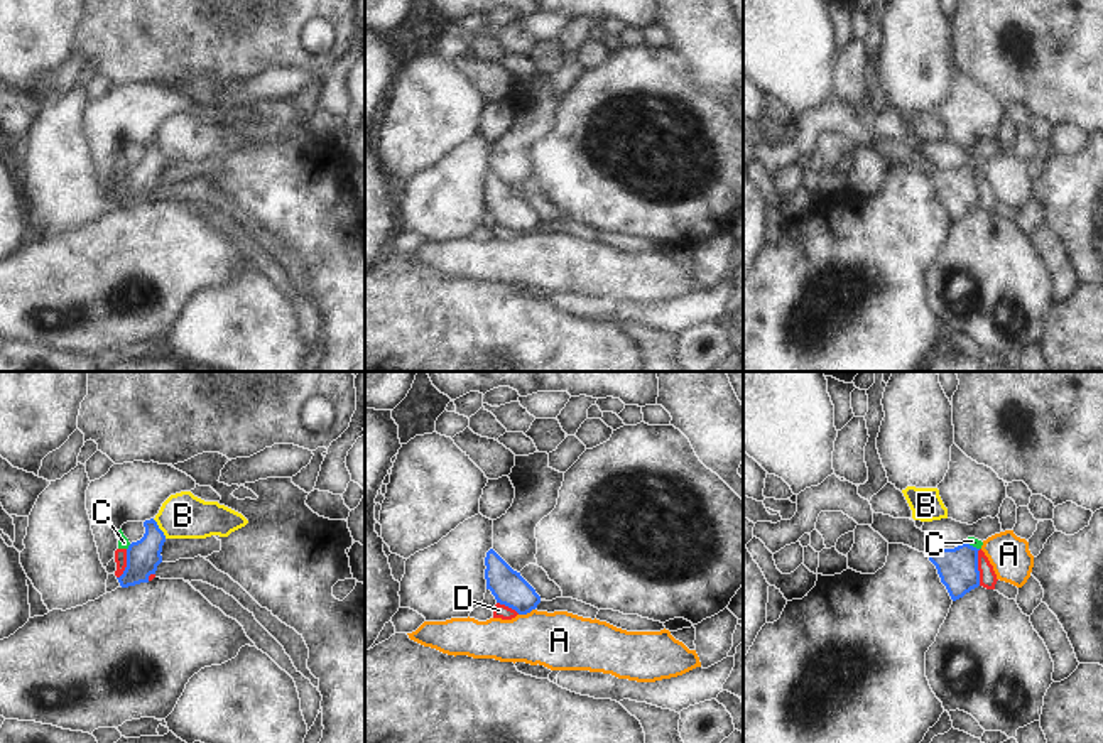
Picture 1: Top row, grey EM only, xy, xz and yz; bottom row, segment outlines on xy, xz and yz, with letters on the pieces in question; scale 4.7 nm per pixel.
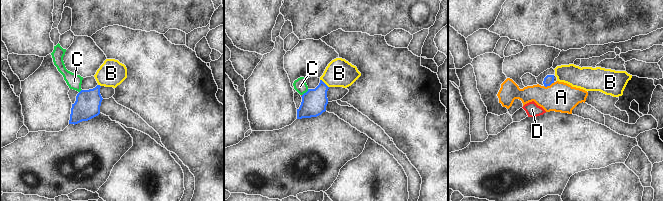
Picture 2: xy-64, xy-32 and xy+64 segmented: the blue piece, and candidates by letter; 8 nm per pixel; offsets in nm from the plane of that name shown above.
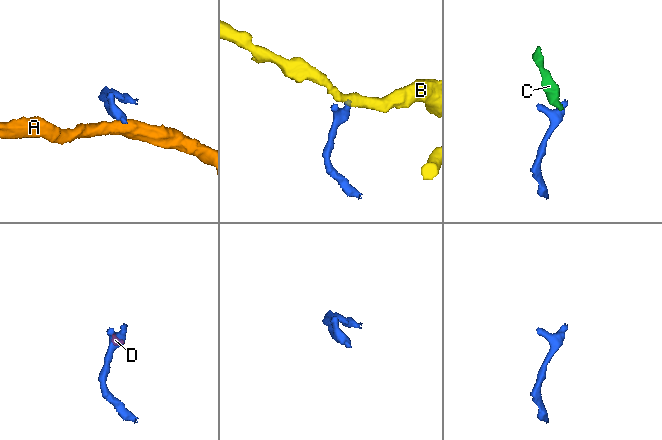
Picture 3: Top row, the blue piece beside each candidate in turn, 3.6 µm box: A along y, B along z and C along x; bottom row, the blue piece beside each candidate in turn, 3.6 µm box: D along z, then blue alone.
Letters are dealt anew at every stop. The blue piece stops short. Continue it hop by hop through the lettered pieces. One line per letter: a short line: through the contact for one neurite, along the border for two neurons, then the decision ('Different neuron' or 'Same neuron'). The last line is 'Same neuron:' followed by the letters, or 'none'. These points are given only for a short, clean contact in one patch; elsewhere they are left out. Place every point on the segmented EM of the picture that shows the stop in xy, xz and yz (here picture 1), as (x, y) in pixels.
A: Line: xz (534, 608), (519, 615). Different neuron
B: Line: xy (152, 519), (166, 537). Different neuron
C: Line: yz (965, 542), (978, 549). Different neuron
D: Line: yz (980, 549), (978, 585). Different neuron
Same neuron: none

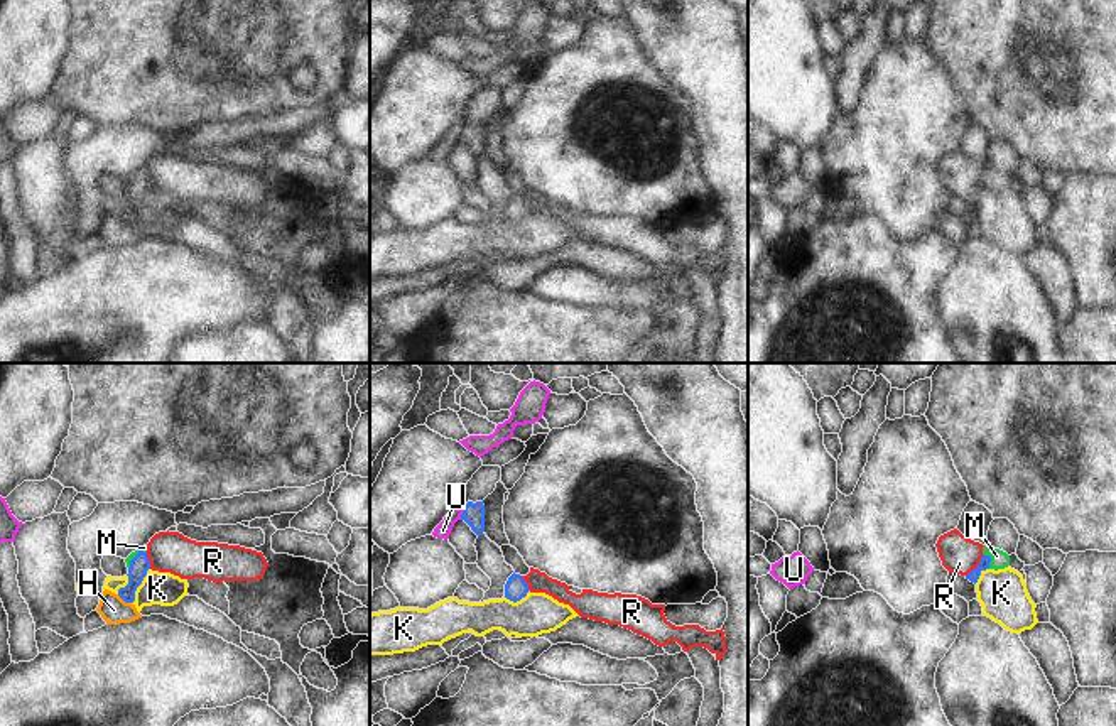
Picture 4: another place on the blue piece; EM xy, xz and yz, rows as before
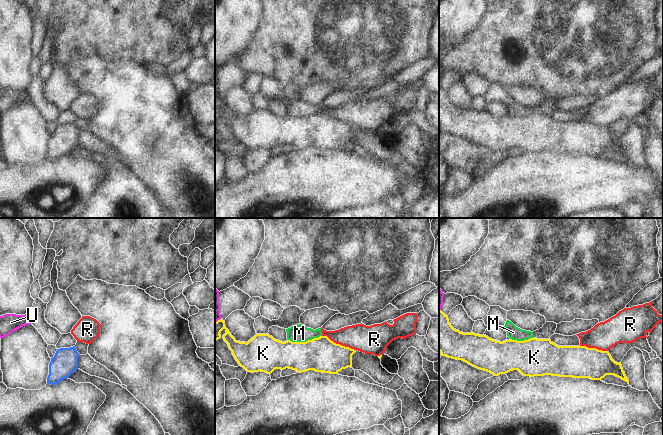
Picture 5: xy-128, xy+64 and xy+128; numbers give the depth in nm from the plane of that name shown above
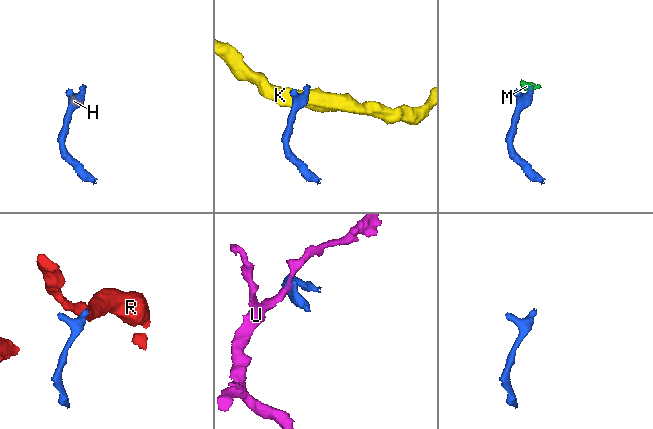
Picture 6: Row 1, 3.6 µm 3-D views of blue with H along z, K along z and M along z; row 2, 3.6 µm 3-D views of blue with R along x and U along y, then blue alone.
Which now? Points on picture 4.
H: Line: xy (117, 595), (130, 603). Different neuron
K: Line: xy (149, 568), (132, 603). Different neuron
M: Line: yz (973, 576), (990, 559), (1000, 559). Same neuron
R: Line: yz (983, 554), (966, 576). Different neuron
U: Line: xz (466, 503), (460, 519). Different neuron
Same neuron: M

